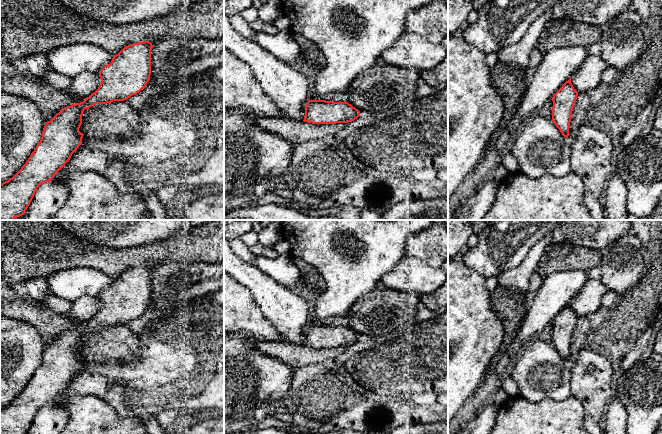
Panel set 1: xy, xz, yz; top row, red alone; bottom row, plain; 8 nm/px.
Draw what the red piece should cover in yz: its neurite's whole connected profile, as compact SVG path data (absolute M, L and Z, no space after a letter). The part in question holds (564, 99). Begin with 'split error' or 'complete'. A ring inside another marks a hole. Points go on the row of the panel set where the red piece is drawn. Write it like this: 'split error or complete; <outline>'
complete; M571 78L553 95L552 121L566 138L569 136L572 111L578 92L574 89Z

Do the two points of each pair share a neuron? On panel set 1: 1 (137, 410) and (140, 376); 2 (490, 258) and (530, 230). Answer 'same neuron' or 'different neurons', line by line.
1: same neuron
2: same neuron

